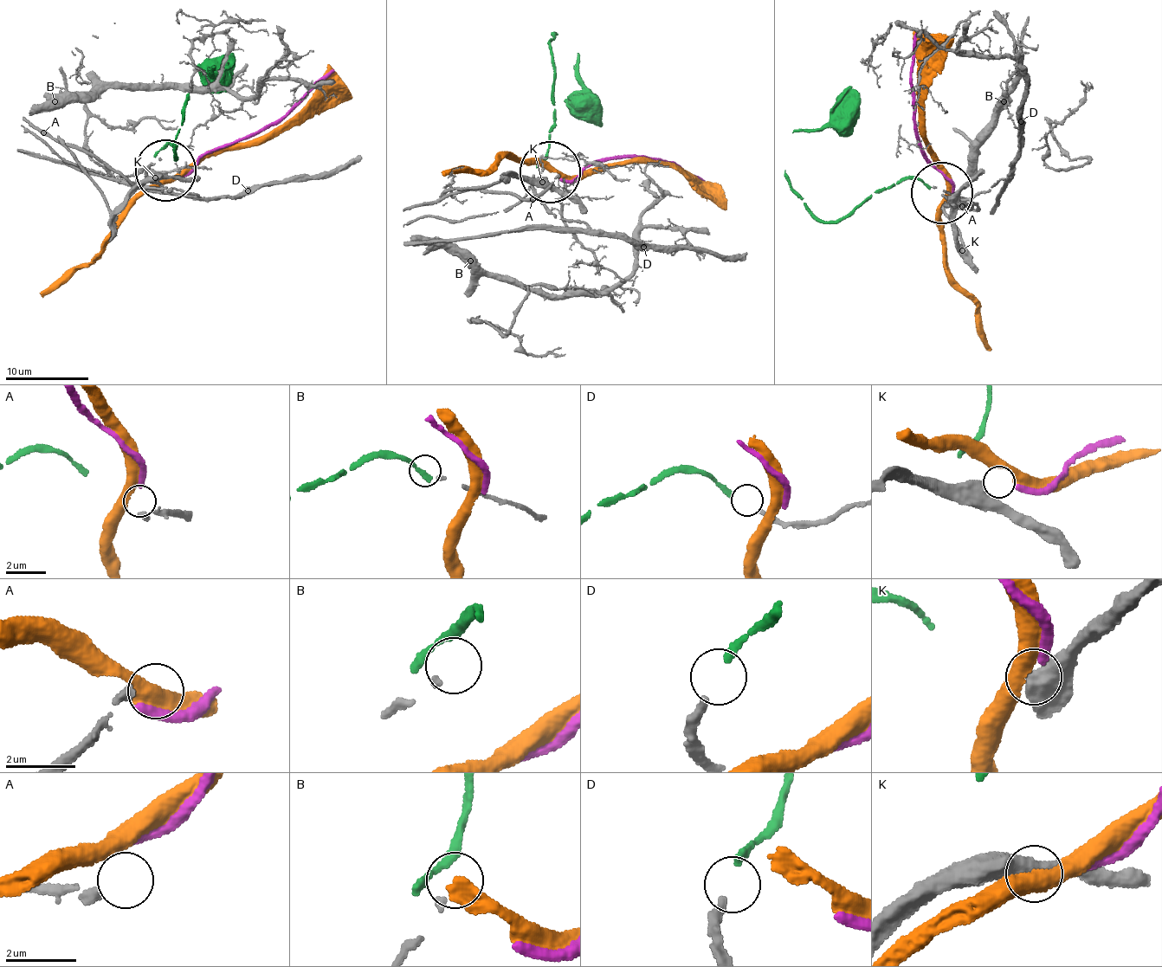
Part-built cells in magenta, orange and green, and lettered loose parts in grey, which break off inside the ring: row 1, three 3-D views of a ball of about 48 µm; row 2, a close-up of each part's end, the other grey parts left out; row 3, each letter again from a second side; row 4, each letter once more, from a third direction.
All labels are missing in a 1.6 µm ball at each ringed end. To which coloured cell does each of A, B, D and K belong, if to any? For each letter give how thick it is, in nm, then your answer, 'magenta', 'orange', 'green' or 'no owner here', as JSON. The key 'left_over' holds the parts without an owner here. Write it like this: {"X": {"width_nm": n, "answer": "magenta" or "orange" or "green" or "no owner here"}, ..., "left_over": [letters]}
{"A": {"width_nm": 240, "answer": "no owner here"}, "B": {"width_nm": 150, "answer": "no owner here"}, "D": {"width_nm": 240, "answer": "green"}, "K": {"width_nm": 600, "answer": "magenta"}, "left_over": ["A", "B"]}

